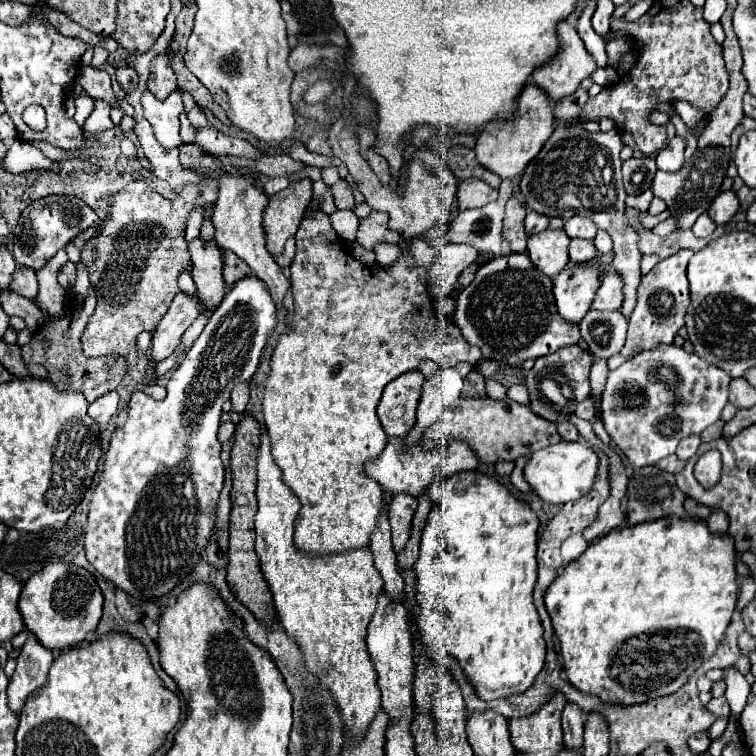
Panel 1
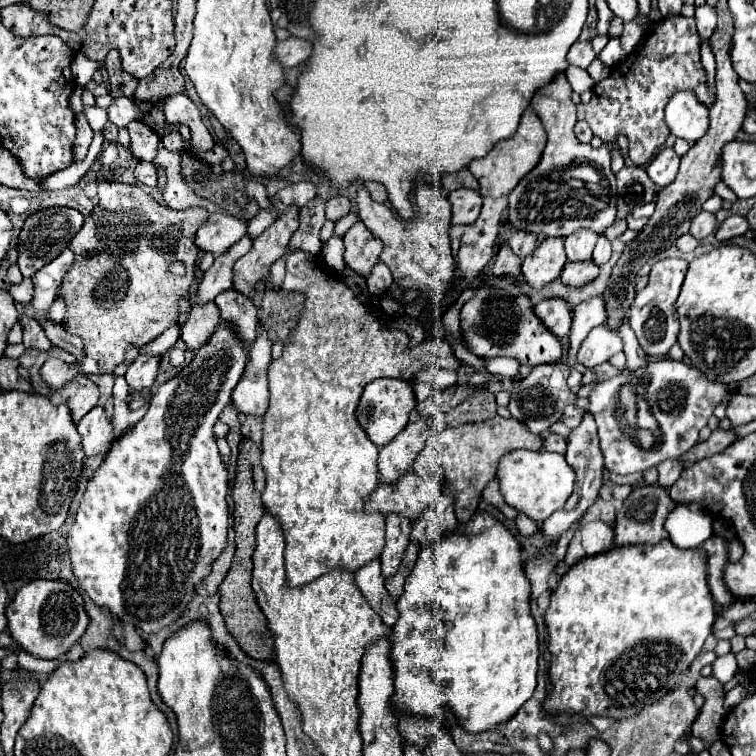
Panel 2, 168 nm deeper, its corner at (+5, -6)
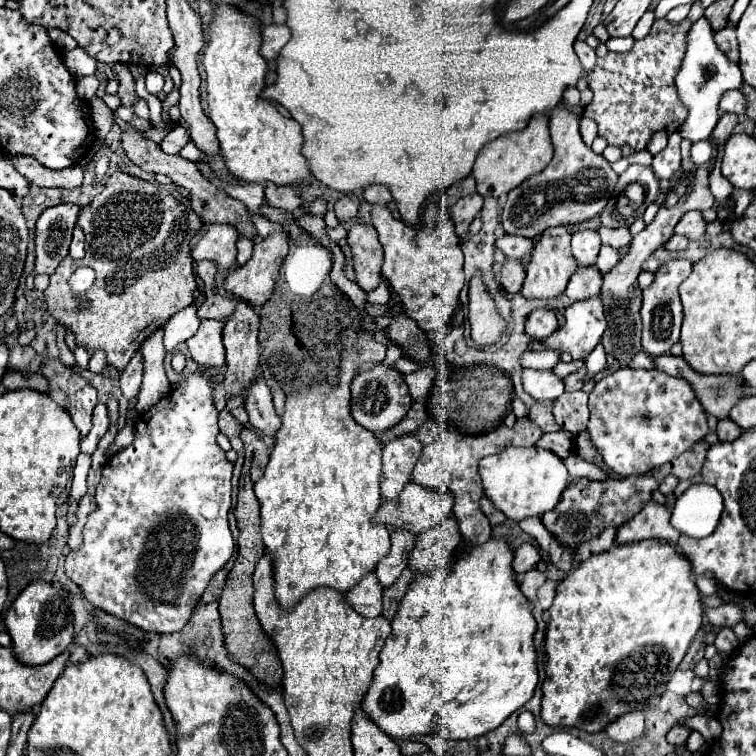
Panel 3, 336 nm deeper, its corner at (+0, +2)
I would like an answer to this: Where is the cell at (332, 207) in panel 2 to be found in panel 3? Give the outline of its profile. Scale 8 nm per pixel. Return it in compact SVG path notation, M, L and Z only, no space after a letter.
M349 193L345 197L341 197L337 203L335 203L335 213L337 213L337 219L343 223L343 221L349 221L357 215L357 209L359 209L359 199Z

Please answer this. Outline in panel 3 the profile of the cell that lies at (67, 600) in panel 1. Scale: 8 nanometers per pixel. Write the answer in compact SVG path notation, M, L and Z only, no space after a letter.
M33 581L29 583L21 595L15 599L15 603L9 607L7 615L5 615L5 629L13 641L11 649L15 653L17 659L21 659L23 665L43 665L51 659L55 659L57 655L61 655L69 643L73 641L75 633L73 633L73 613L71 613L71 607L69 607L69 593L61 591L57 595L57 589L51 585L51 583L45 583L45 581Z

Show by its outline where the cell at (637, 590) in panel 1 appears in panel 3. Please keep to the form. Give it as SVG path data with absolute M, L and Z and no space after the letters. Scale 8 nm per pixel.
M655 539L639 541L639 543L627 543L627 545L613 545L609 551L591 555L587 561L583 561L579 567L575 567L573 573L569 573L559 585L553 599L553 605L549 607L549 625L547 625L547 665L545 665L545 681L543 681L543 697L541 697L541 719L549 727L577 727L587 733L599 733L603 731L611 721L617 717L631 713L631 711L643 711L647 707L657 705L659 697L665 691L665 683L669 677L677 671L681 659L685 657L691 639L699 631L703 623L703 607L701 607L701 593L695 587L695 581L691 577L691 563L685 559L685 555L677 553L671 545L659 543Z

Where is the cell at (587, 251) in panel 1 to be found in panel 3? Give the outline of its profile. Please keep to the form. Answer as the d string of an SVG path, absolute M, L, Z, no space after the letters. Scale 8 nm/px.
M579 267L575 271L575 275L571 277L565 293L571 301L587 301L587 299L599 295L601 279L603 279L603 275L599 275L599 271L595 271L593 267L587 267L587 269Z

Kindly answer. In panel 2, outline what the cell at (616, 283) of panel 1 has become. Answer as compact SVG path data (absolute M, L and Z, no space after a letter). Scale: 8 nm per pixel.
M596 295L592 299L582 301L580 305L574 307L572 311L572 329L570 329L570 351L568 351L568 363L576 363L576 351L590 331L590 327L606 323L606 301L602 295Z

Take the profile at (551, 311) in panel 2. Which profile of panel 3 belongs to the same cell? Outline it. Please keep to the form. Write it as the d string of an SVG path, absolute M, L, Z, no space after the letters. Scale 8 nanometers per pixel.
M537 309L527 317L525 335L529 339L545 339L557 327L557 313L553 309Z

